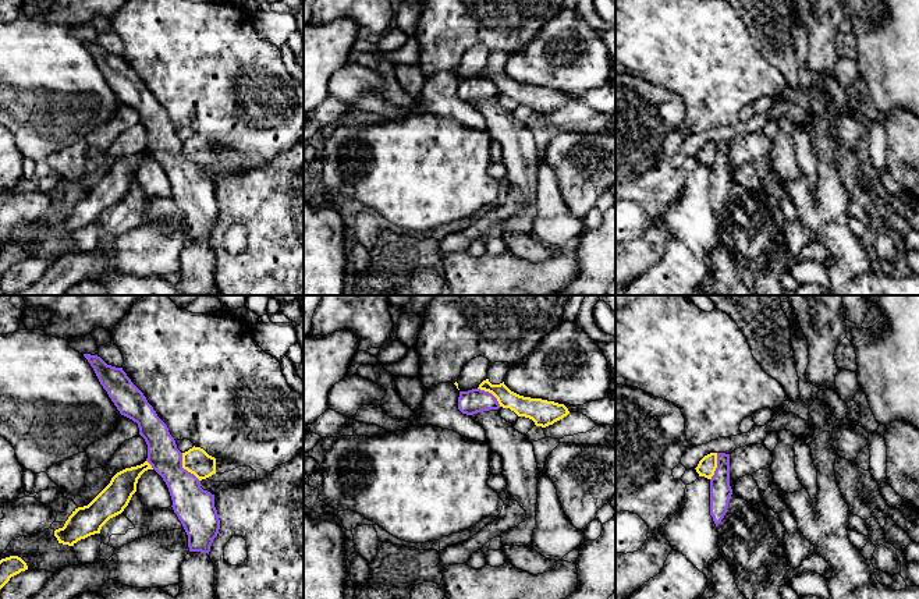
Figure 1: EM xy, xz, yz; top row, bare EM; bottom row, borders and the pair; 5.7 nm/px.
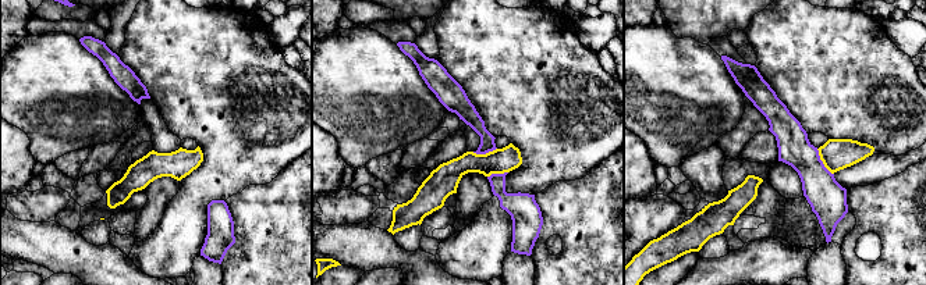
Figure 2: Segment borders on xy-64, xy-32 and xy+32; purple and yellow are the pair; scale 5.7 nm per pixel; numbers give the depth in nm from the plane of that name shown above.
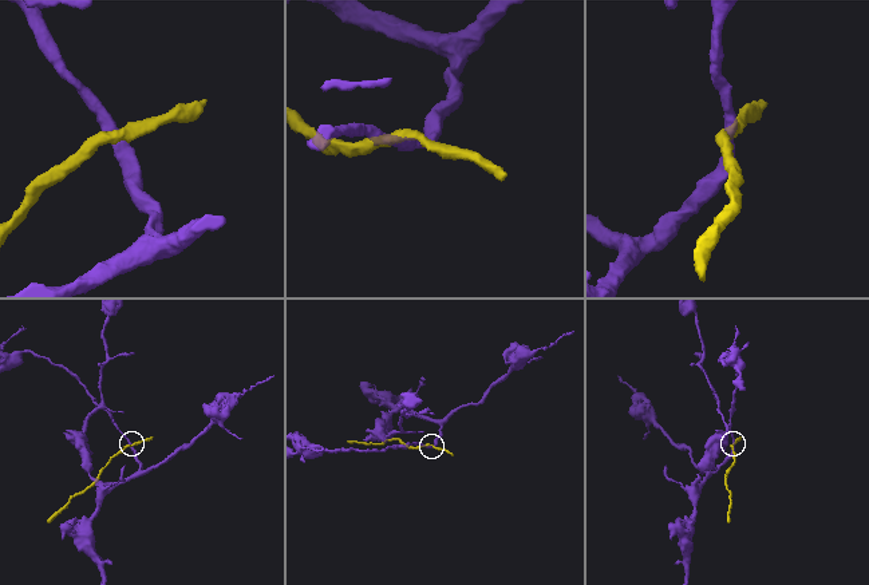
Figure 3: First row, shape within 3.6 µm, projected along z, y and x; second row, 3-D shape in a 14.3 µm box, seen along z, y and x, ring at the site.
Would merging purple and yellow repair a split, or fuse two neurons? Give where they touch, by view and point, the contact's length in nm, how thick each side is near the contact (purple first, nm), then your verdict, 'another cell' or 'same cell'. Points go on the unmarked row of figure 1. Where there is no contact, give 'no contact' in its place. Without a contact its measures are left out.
contact xy (183, 156); length 200 nm; calibres 220 and 150 nm; another cell

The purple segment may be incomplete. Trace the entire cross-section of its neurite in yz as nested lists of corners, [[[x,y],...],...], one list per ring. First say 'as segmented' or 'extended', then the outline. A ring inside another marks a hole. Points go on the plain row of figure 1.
as segmented; [[[717,141],[717,156],[710,167],[710,203],[716,215],[724,206],[732,182],[730,174],[730,142]]]

